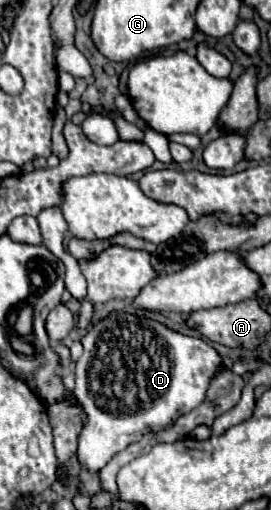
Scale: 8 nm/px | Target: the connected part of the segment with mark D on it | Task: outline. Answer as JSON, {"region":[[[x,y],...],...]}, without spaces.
{"region":[[[111,312],[107,318],[99,320],[81,338],[81,344],[85,352],[77,360],[73,392],[87,412],[89,422],[79,436],[77,454],[81,464],[93,472],[101,470],[117,452],[125,450],[129,444],[139,442],[147,432],[159,432],[167,428],[177,418],[177,412],[181,416],[197,408],[205,400],[211,380],[223,366],[217,350],[205,340],[185,336],[157,320],[141,318],[127,312]]]}

